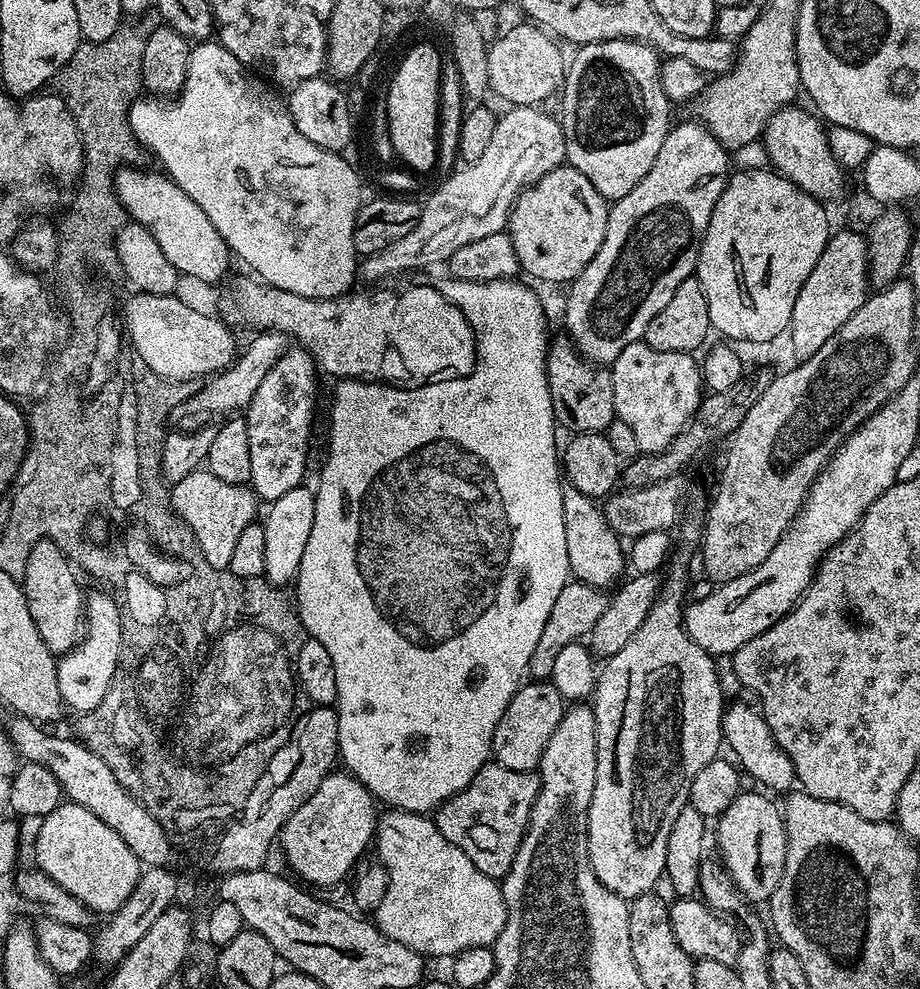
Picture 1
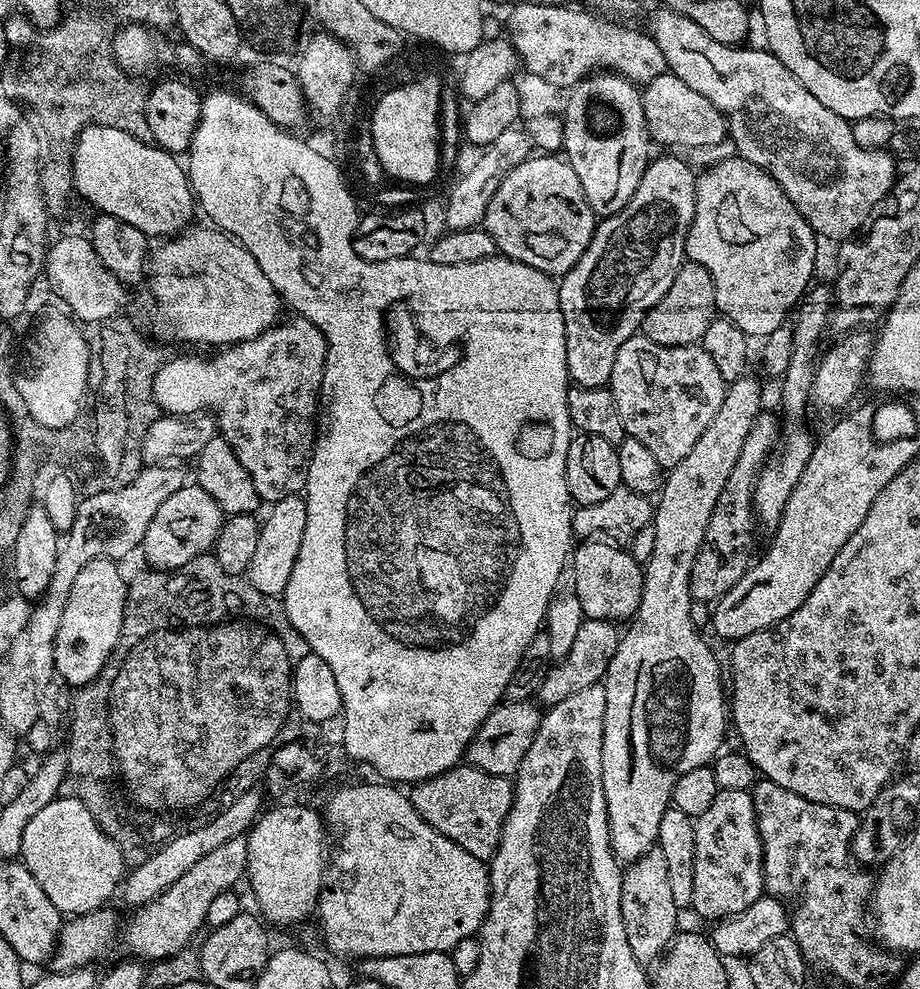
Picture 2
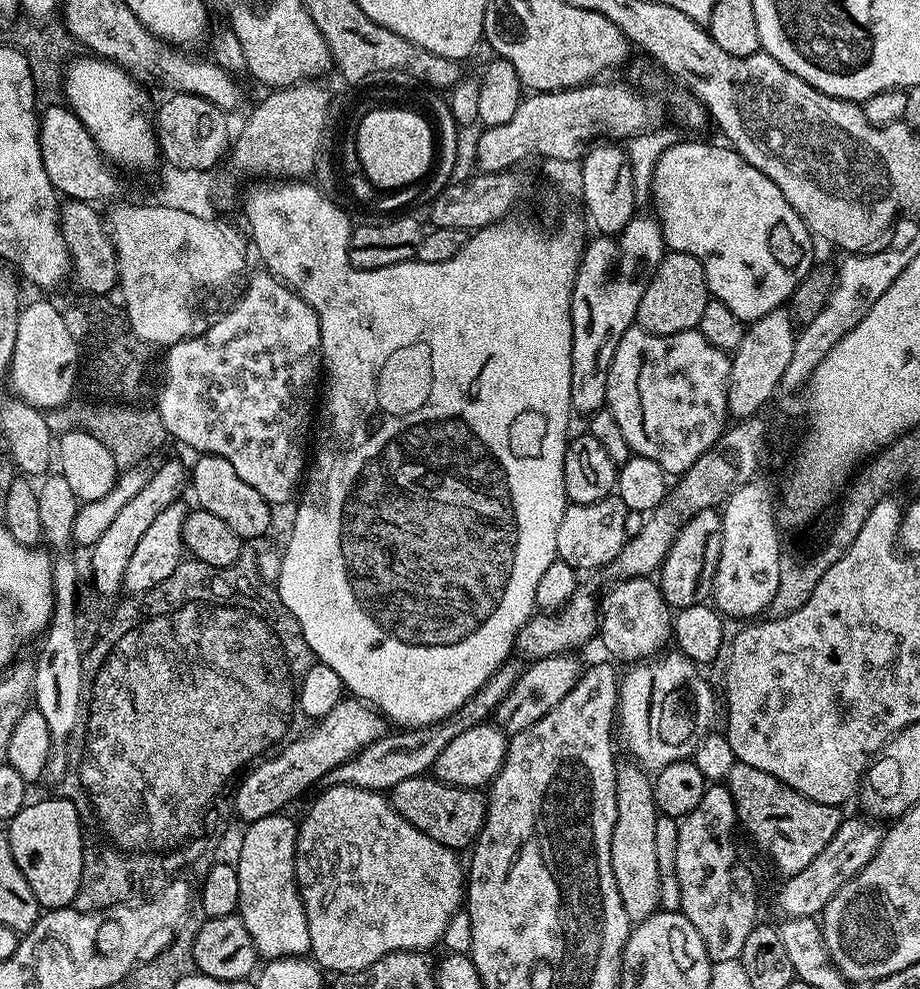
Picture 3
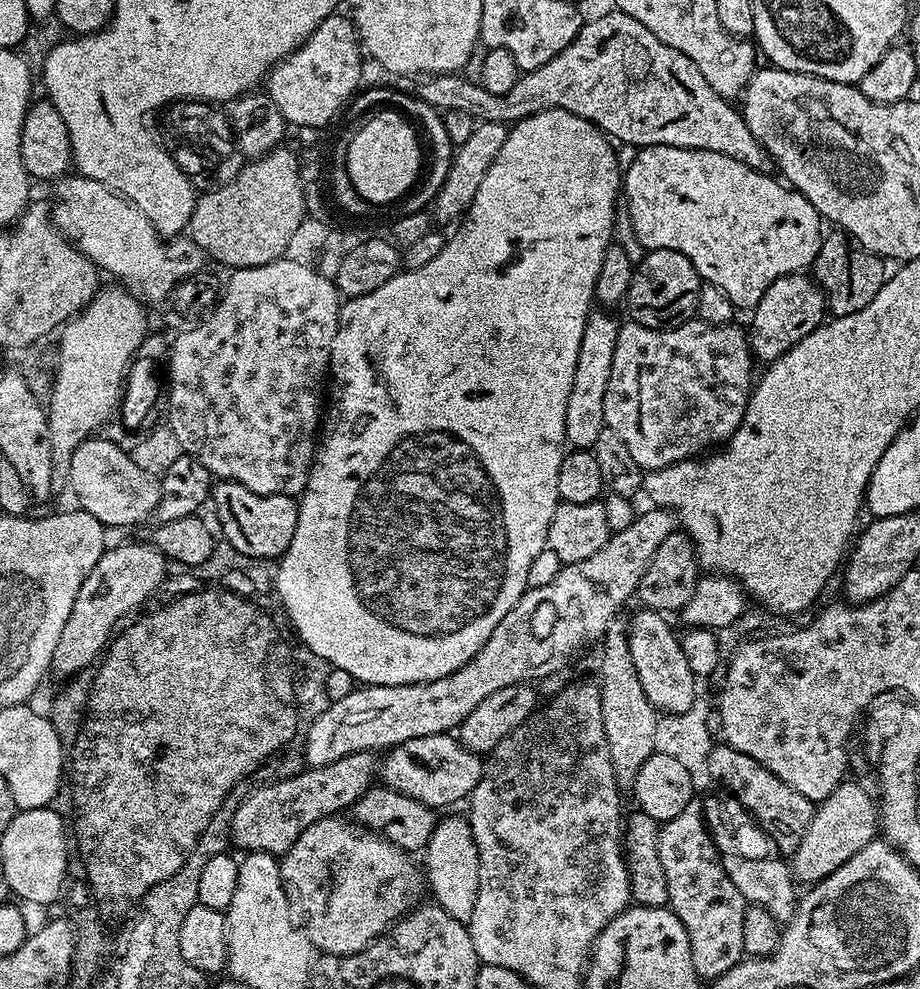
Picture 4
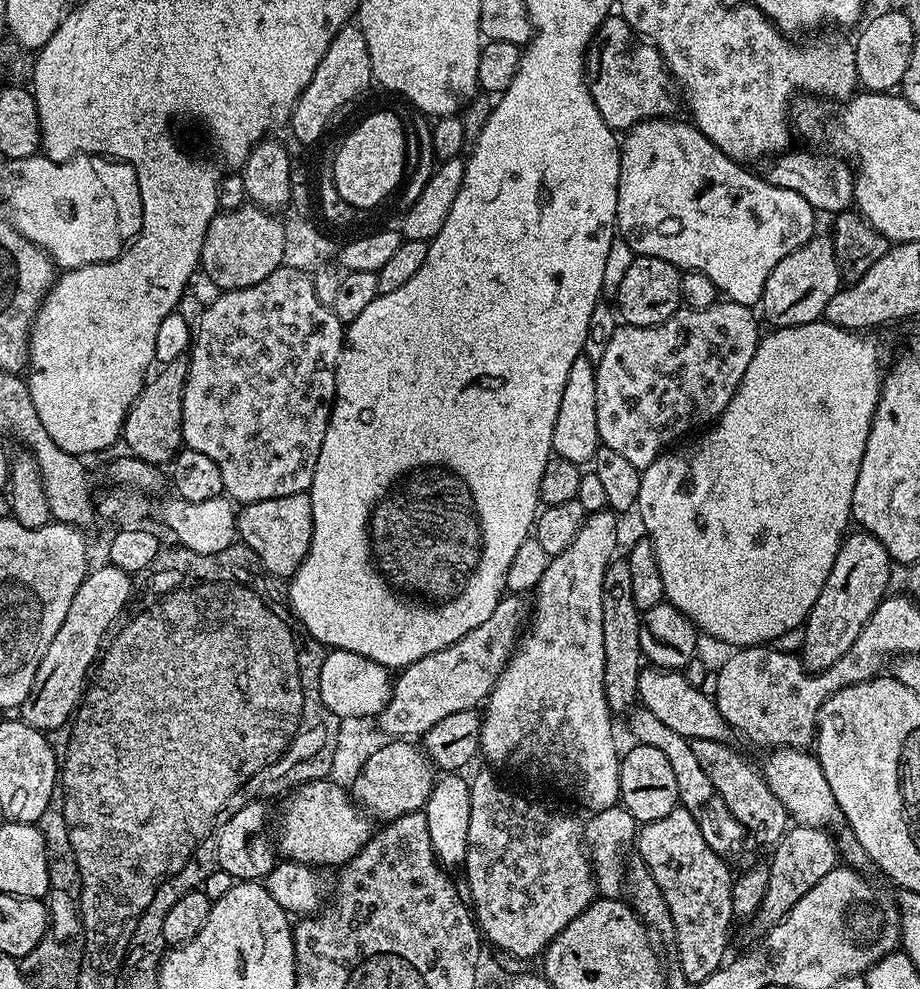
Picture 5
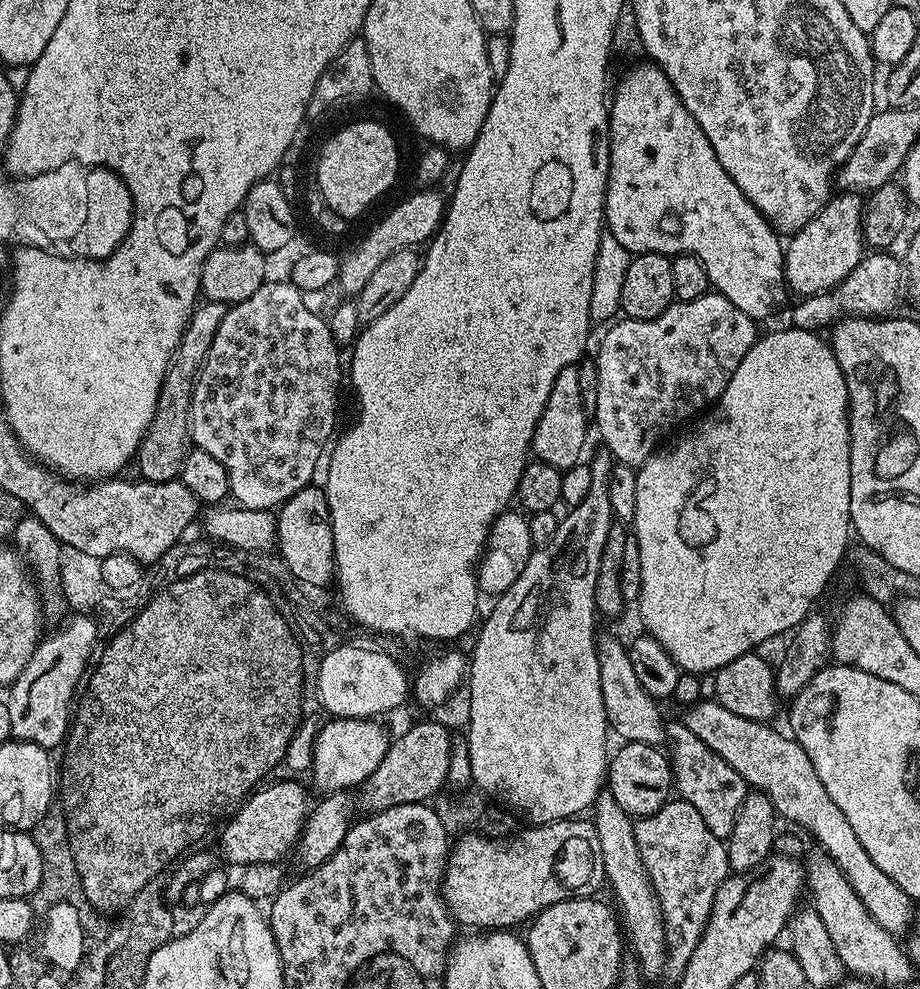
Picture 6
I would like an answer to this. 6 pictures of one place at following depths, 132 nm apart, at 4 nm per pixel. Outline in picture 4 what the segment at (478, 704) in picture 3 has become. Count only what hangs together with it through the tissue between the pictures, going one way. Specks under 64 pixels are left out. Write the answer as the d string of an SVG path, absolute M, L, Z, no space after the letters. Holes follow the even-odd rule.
M351 752L346 758L338 758L338 762L328 763L326 766L304 768L303 771L290 778L266 786L255 787L245 796L232 819L230 829L233 841L247 851L263 851L275 856L282 856L288 852L290 846L298 840L298 835L309 828L314 822L323 820L327 816L340 814L343 810L351 809L366 790L373 787L378 780L378 756L376 752Z

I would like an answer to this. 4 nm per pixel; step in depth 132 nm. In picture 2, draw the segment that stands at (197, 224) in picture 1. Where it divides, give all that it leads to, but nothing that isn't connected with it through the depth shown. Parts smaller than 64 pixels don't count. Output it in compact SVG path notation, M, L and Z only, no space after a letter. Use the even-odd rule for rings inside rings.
M88 124L82 129L72 145L72 177L74 192L88 204L93 204L97 213L114 218L122 218L122 222L130 222L142 234L149 238L167 238L184 231L193 223L194 197L192 185L188 183L185 165L180 164L171 155L169 149L147 144L136 137L135 131L125 127L115 128L109 124Z

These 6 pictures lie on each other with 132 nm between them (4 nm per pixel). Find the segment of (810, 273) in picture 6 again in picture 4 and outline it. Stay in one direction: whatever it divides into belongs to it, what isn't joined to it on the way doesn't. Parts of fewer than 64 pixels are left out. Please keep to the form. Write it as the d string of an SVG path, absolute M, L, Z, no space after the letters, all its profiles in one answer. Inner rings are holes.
M811 275L783 276L770 286L770 290L766 290L766 294L762 294L762 298L756 304L751 316L752 325L747 325L746 328L748 347L752 349L753 357L757 361L771 362L782 358L782 354L786 354L786 350L790 350L798 342L802 342L802 338L806 338L806 334L810 334L825 323L824 292L816 285L816 281L812 279Z

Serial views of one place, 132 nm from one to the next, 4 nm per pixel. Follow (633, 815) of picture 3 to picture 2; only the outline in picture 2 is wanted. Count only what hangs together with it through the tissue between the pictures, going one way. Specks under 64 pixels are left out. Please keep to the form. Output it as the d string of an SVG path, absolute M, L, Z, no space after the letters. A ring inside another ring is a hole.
M659 846L652 848L642 854L642 858L631 861L623 869L620 881L620 905L622 922L626 926L626 942L630 942L630 950L639 964L651 965L668 951L669 944L678 934L678 909L674 906L674 893L670 890L670 870L666 870L666 854L662 854Z

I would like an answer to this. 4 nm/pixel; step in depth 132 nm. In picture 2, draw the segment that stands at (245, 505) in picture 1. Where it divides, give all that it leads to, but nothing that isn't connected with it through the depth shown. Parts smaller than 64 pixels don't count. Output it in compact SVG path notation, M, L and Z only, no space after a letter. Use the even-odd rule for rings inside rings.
M195 482L185 483L184 487L174 490L162 506L158 506L158 514L150 522L144 535L142 553L156 570L175 570L190 562L196 556L213 551L220 527L224 525L226 513Z

